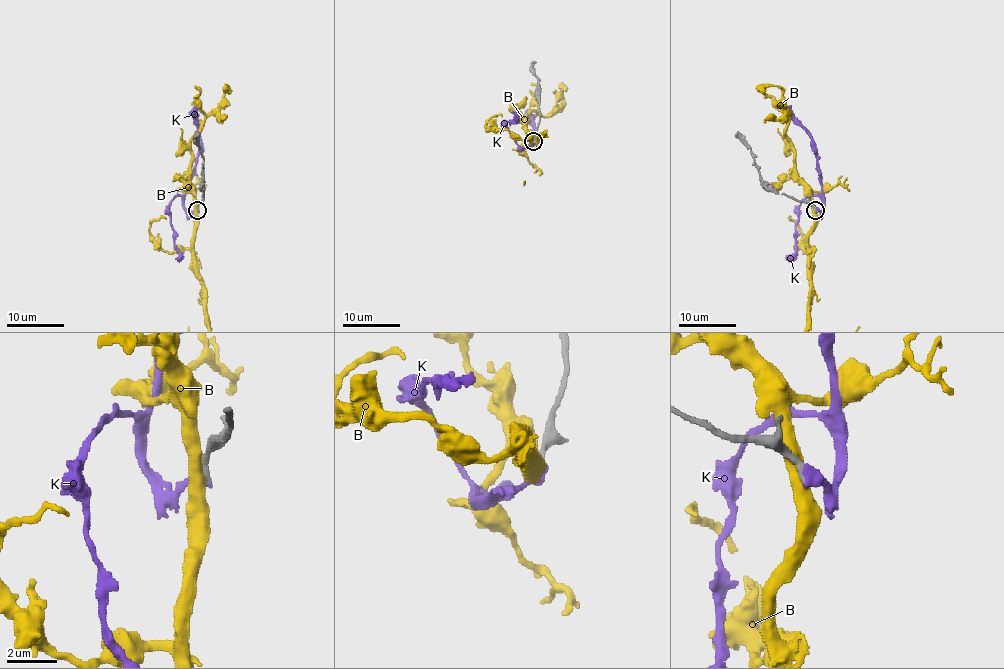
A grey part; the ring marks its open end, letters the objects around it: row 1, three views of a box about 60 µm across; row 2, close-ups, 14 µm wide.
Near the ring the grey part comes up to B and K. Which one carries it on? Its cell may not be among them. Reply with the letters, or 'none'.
K

